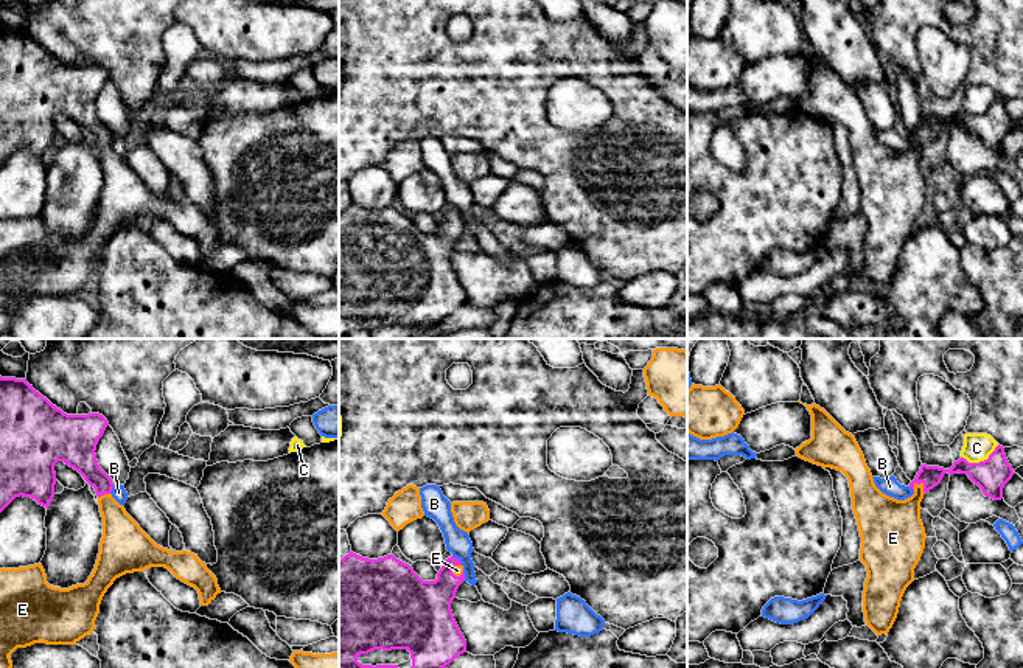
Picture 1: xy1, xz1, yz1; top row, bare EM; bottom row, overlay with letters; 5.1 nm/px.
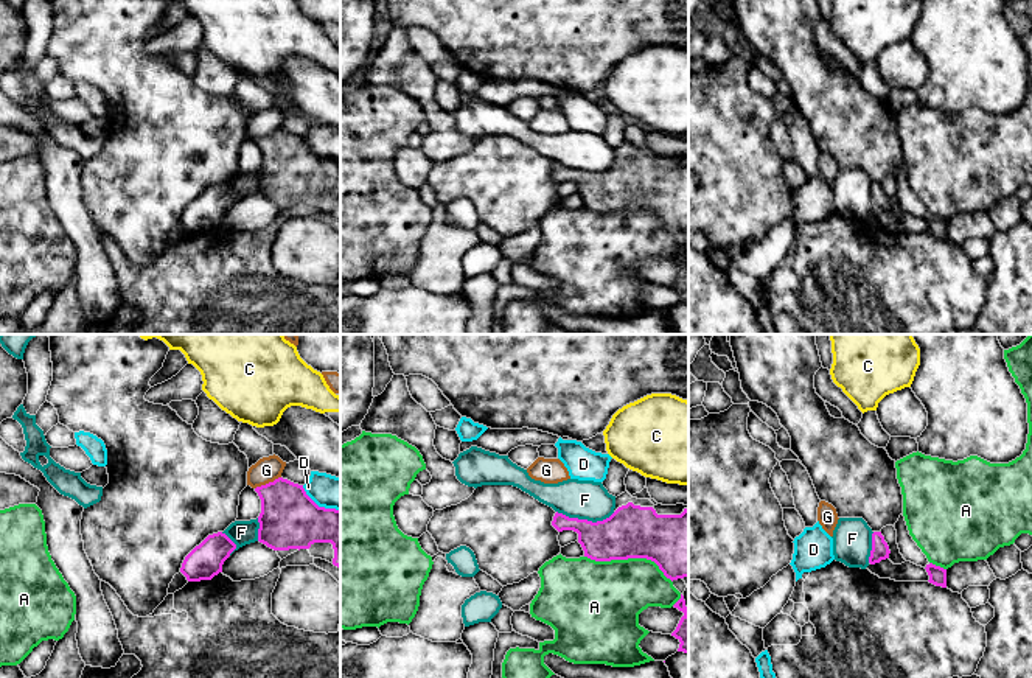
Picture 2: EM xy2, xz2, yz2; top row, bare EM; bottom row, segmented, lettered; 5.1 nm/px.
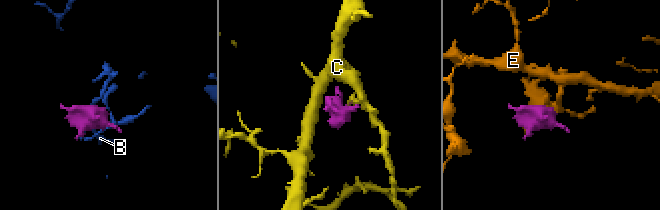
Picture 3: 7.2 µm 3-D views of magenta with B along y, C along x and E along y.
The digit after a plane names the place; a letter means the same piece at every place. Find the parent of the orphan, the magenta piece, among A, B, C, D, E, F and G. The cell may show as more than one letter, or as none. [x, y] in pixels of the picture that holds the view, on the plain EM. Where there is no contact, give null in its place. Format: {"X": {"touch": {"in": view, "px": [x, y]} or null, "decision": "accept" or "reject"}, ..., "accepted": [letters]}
{"A": {"touch": {"in": "xz2", "px": [630, 209]}, "decision": "reject"}, "B": {"touch": {"in": "xz1", "px": [457, 212]}, "decision": "reject"}, "C": {"touch": {"in": "yz1", "px": [980, 114]}, "decision": "reject"}, "D": {"touch": {"in": "xy2", "px": [317, 157]}, "decision": "reject"}, "E": {"touch": {"in": "yz1", "px": [924, 137]}, "decision": "accept"}, "F": {"touch": {"in": "xz2", "px": [586, 171]}, "decision": "reject"}, "G": {"touch": {"in": "xy2", "px": [269, 134]}, "decision": "reject"}, "accepted": ["E"]}

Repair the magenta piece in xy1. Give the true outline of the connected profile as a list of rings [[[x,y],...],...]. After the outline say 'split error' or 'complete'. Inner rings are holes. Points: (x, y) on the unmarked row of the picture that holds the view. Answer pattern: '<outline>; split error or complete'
[[[0,28],[0,165],[16,149],[31,149],[48,160],[54,149],[54,117],[64,113],[78,123],[95,140],[103,169],[103,190],[95,221],[84,236],[68,241],[47,235],[42,216],[19,221],[0,221],[0,332],[8,331],[12,320],[11,306],[17,300],[34,295],[75,297],[95,281],[100,256],[113,236],[126,225],[165,219],[177,231],[194,239],[201,258],[208,258],[221,241],[216,228],[197,207],[182,202],[171,204],[157,197],[140,177],[112,149],[112,130],[100,120],[96,96],[103,89],[107,71],[100,65],[67,67],[33,40],[26,31]]]; split error

